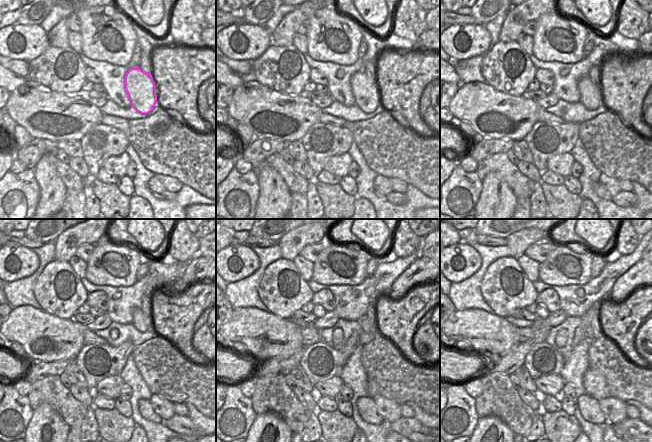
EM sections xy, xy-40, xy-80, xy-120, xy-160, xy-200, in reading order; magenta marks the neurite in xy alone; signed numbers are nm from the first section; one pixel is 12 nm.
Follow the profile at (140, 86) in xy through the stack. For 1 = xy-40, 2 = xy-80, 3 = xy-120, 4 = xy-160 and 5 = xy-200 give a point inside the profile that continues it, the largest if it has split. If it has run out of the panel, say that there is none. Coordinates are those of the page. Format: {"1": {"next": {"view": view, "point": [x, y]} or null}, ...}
{"1": {"next": {"view": "xy-40", "point": [365, 90]}}, "2": {"next": {"view": "xy-80", "point": [591, 96]}}, "3": {"next": {"view": "xy-120", "point": [142, 323]}}, "4": {"next": {"view": "xy-160", "point": [365, 324]}}, "5": {"next": {"view": "xy-200", "point": [589, 332]}}}

